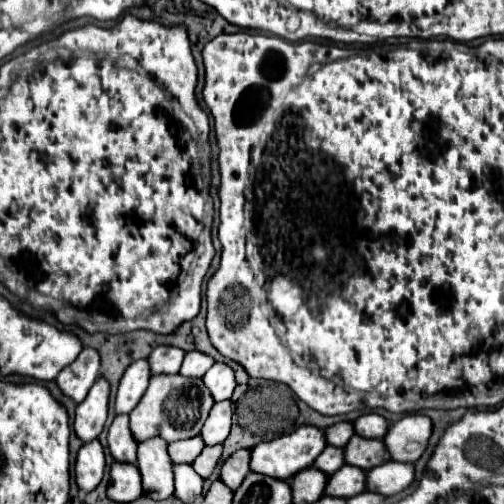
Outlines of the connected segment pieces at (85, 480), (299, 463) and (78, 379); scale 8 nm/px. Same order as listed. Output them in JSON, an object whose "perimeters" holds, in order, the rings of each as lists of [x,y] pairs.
{"perimeters":[[[[95,438],[81,446],[75,462],[75,480],[81,492],[91,492],[103,478],[105,470],[105,452],[101,442]]],[[[305,424],[305,426],[299,426],[291,434],[285,434],[275,440],[261,442],[259,446],[255,446],[251,452],[251,470],[273,476],[273,478],[287,480],[287,478],[295,476],[297,472],[309,468],[315,462],[315,458],[325,450],[325,446],[327,446],[327,440],[323,438],[323,430],[319,430],[317,426],[311,426],[311,424]]],[[[83,348],[79,358],[59,372],[57,384],[75,402],[83,402],[89,388],[95,384],[97,376],[99,376],[99,354],[95,354],[95,350],[91,348]]]]}

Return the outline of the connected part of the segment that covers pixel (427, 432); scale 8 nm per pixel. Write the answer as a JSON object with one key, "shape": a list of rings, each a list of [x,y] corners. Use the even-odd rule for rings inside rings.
{"shape":[[[407,414],[399,422],[391,424],[383,442],[391,452],[391,460],[417,462],[425,452],[431,434],[433,434],[433,422],[429,416]]]}

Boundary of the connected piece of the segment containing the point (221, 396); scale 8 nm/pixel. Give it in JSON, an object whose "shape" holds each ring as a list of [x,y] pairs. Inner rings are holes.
{"shape":[[[215,362],[215,364],[207,370],[207,374],[203,376],[203,382],[207,384],[207,388],[211,390],[211,394],[213,394],[213,398],[215,398],[217,402],[231,398],[235,386],[237,386],[237,382],[235,382],[235,372],[233,372],[233,368],[231,368],[229,364],[225,364],[225,362]]]}

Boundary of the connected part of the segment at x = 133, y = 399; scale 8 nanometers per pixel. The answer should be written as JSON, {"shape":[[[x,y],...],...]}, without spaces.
{"shape":[[[147,358],[133,362],[125,370],[125,374],[119,382],[117,398],[115,398],[117,414],[129,414],[139,404],[139,398],[143,396],[143,392],[149,386],[149,378],[151,378],[151,368],[147,368]]]}

